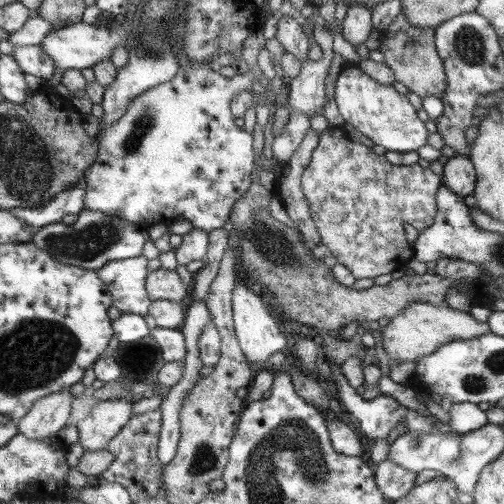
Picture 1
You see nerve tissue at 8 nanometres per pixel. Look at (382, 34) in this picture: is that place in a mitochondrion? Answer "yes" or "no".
no

